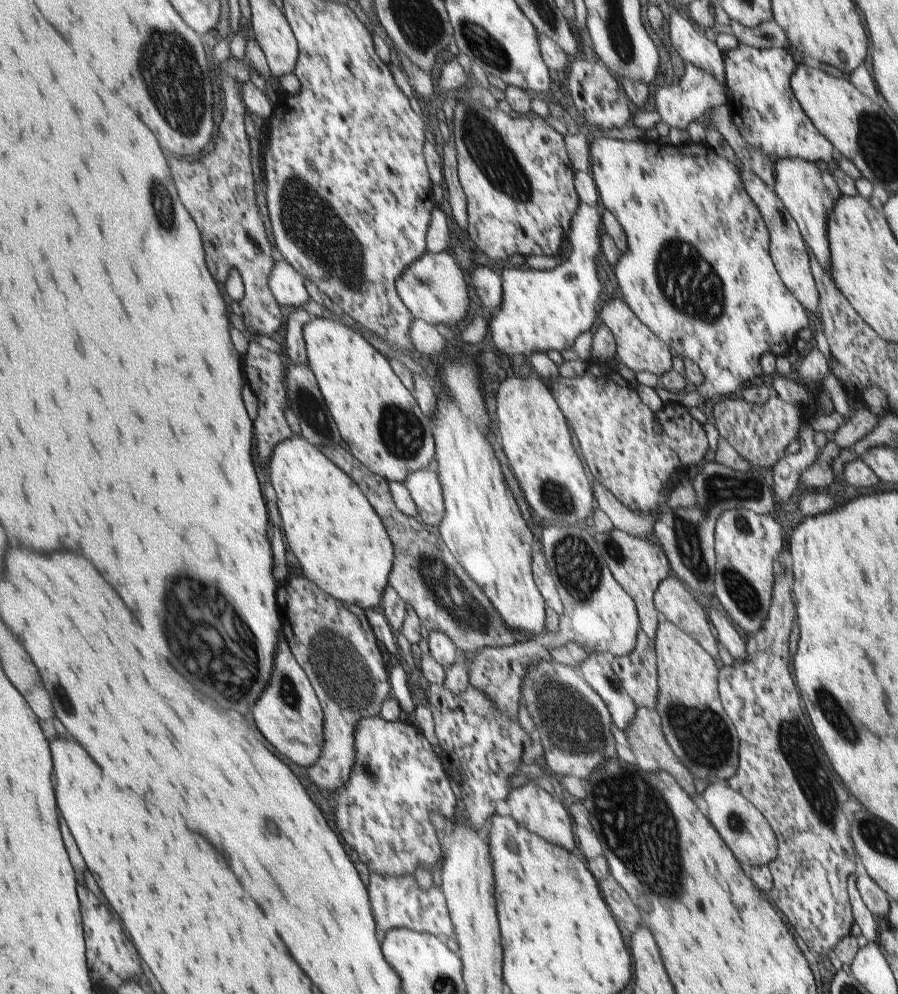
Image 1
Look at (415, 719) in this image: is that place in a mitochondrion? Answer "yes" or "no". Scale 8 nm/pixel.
no

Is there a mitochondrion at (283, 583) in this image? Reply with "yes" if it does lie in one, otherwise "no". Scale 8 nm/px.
no

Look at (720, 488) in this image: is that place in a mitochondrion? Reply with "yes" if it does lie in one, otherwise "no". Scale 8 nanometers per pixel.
yes

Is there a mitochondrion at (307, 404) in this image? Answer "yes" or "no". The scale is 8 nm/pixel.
yes

